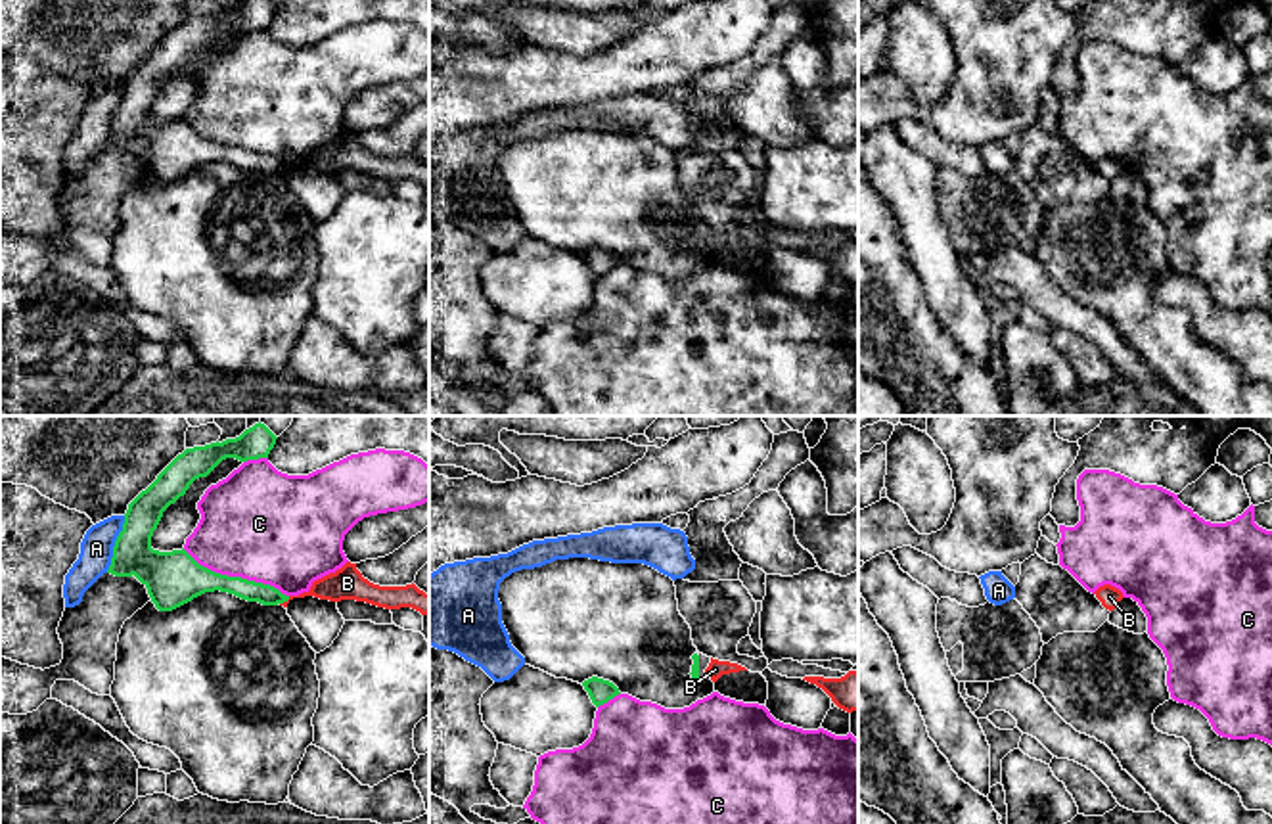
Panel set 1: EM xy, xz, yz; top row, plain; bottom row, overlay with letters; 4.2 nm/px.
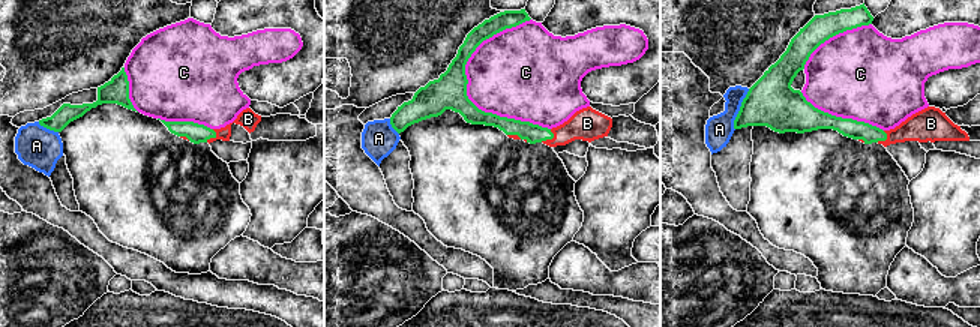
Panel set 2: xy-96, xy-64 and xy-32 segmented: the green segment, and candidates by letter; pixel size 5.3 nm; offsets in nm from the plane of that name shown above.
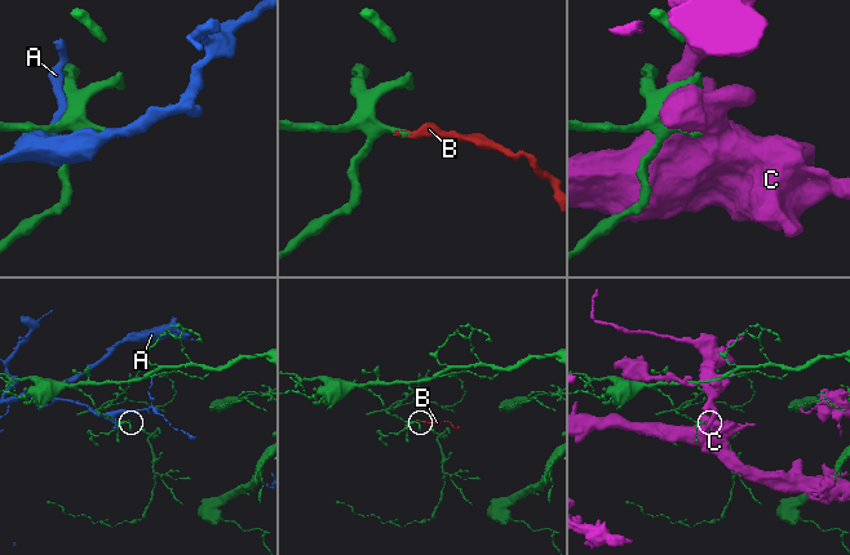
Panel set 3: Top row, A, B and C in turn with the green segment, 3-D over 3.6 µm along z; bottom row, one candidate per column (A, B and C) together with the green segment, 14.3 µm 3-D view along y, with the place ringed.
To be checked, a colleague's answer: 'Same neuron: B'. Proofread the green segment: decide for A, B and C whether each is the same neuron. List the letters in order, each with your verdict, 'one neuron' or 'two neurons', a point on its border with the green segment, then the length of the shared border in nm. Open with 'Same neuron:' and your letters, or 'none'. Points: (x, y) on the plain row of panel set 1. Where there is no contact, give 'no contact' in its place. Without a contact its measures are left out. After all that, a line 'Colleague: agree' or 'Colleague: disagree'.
Same neuron: B
A: two neurons; meets green in xy at (115, 115); contact 260 nm long
B: one neuron; meets green in xy at (284, 171); contact 60 nm long
C: two neurons; meets green in xy at (236, 148); contact 500 nm long
Colleague: agree

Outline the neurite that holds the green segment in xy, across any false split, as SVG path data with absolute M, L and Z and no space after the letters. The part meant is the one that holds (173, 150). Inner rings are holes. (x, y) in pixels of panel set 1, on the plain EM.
M245 0L236 10L186 19L157 50L142 61L125 84L107 144L115 148L136 148L159 182L172 182L205 163L228 163L262 176L284 176L293 169L314 167L341 172L356 171L385 180L412 178L429 184L429 165L414 153L406 157L379 157L362 148L356 134L347 132L335 144L312 153L308 163L285 167L278 159L241 148L228 148L199 136L184 119L159 123L151 119L151 107L163 82L186 65L190 56L207 48L222 31L239 33L268 29L276 15L270 0Z

